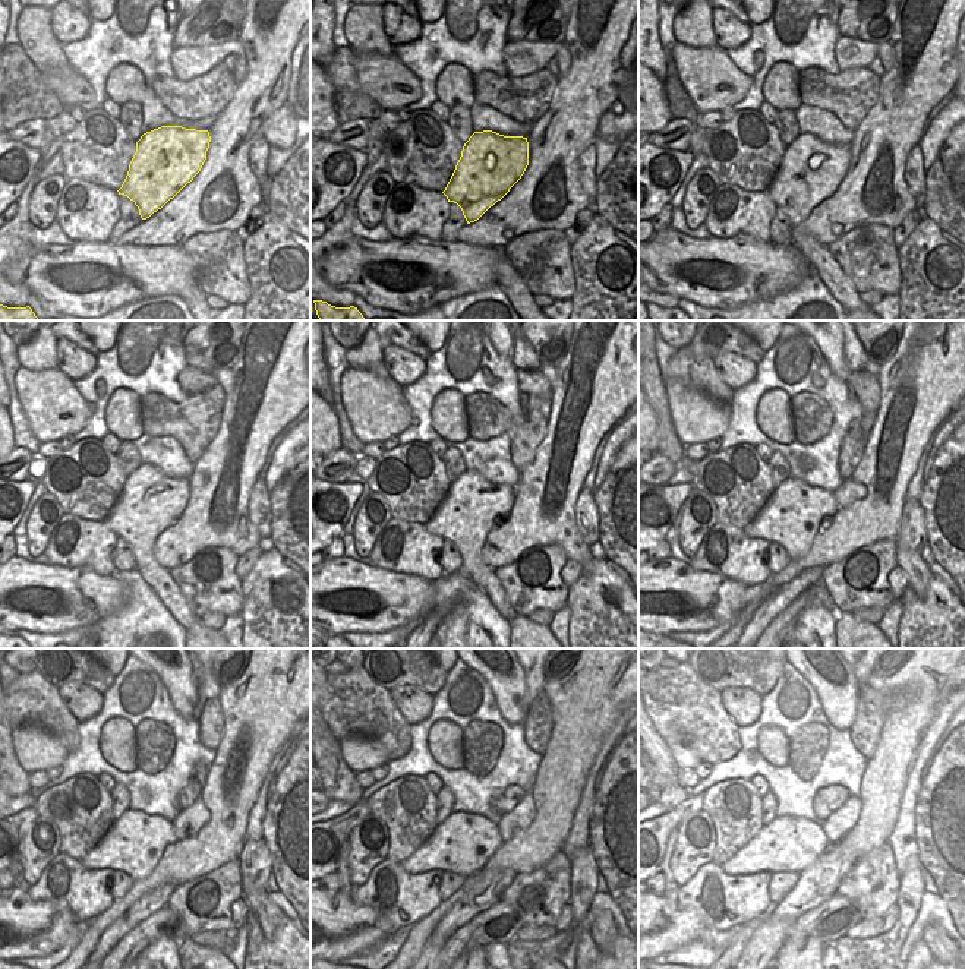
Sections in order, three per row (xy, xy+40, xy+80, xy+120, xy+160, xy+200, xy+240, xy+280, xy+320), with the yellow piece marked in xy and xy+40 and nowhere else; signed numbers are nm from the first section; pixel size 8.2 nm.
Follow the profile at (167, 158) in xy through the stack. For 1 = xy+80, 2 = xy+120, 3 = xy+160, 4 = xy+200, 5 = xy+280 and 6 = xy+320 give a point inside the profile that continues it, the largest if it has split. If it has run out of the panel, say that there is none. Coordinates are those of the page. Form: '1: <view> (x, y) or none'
1: xy+80 (811, 170)
2: xy+120 (151, 502)
3: xy+160 (469, 511)
4: xy+200 (792, 515)
5: xy+280 (463, 843)
6: xy+320 (788, 843)

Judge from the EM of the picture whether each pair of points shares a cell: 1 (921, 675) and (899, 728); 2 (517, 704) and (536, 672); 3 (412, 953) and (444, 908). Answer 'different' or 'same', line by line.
1: same
2: different
3: same

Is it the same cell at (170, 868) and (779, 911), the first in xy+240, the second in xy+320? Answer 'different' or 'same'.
different

